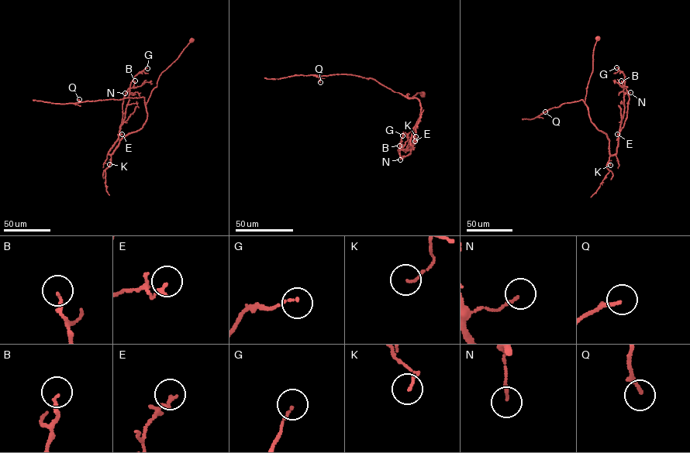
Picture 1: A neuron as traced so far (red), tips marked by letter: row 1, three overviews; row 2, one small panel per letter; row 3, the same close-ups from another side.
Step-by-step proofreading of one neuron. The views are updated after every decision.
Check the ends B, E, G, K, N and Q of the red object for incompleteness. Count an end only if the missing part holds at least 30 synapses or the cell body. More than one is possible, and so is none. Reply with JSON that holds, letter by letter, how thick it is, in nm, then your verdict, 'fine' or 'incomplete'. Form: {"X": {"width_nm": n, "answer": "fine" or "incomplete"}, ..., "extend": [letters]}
{"B": {"width_nm": 140, "answer": "fine"}, "E": {"width_nm": 150, "answer": "fine"}, "G": {"width_nm": 110, "answer": "fine"}, "K": {"width_nm": 120, "answer": "fine"}, "N": {"width_nm": 130, "answer": "fine"}, "Q": {"width_nm": 170, "answer": "incomplete"}, "extend": ["Q"]}

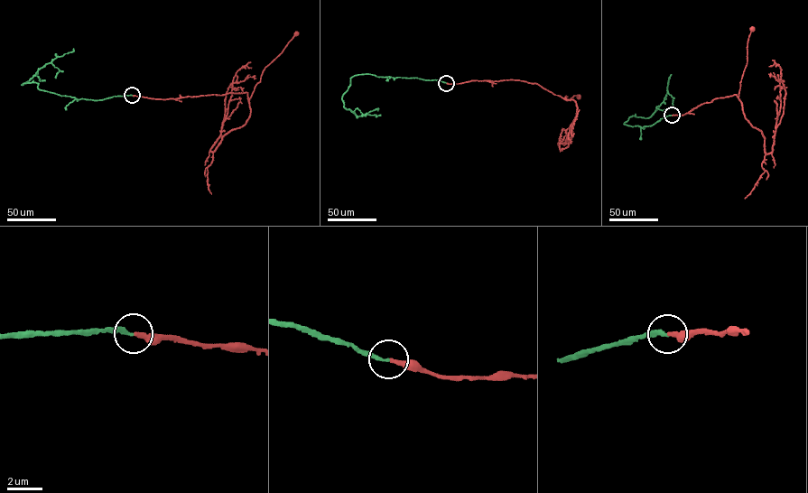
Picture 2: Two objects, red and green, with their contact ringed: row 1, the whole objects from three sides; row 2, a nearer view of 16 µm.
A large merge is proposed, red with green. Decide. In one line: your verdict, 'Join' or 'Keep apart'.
Join

